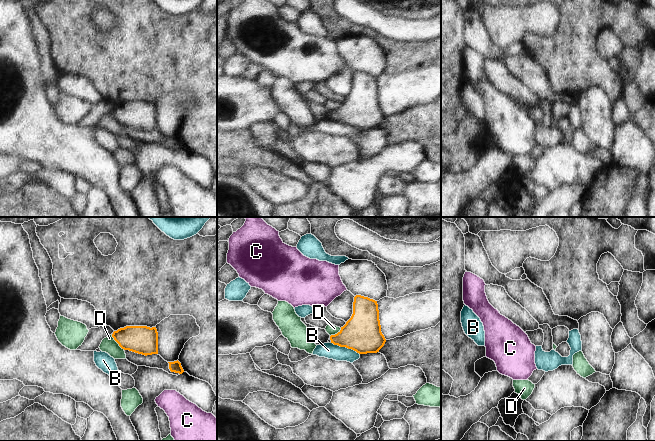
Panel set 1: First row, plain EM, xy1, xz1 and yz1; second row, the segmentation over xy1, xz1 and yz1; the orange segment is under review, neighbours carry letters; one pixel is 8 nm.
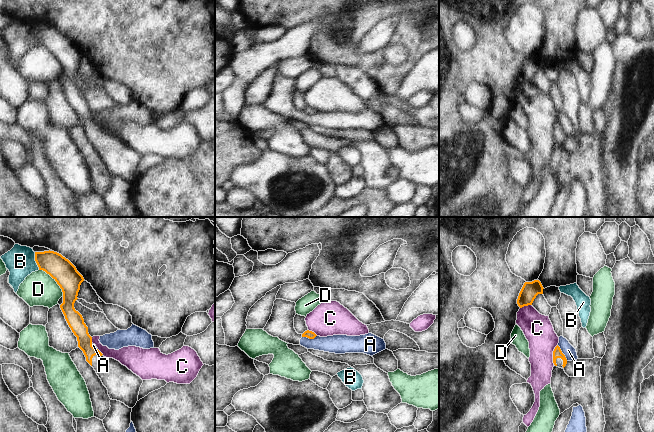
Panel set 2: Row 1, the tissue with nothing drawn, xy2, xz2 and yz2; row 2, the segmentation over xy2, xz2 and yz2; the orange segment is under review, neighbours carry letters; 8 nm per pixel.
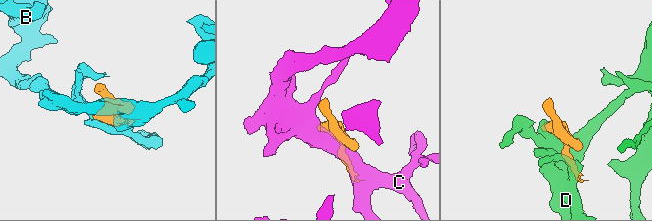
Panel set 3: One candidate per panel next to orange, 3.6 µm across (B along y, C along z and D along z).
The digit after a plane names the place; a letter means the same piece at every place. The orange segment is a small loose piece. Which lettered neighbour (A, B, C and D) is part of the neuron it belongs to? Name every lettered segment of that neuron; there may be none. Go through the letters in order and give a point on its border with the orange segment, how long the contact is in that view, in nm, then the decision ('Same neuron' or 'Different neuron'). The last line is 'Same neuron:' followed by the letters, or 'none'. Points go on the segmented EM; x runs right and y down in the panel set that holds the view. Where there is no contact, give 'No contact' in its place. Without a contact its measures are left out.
A: Touches orange at yz2 (562, 353). Shared border 150 nm. Different neuron
B: Touches orange at xz1 (345, 346). Shared border 260 nm. Different neuron
C: Touches orange at yz2 (553, 354). Shared border 170 nm. Different neuron
D: Touches orange at xy2 (55, 280). Shared border 300 nm. Different neuron
Same neuron: none.

